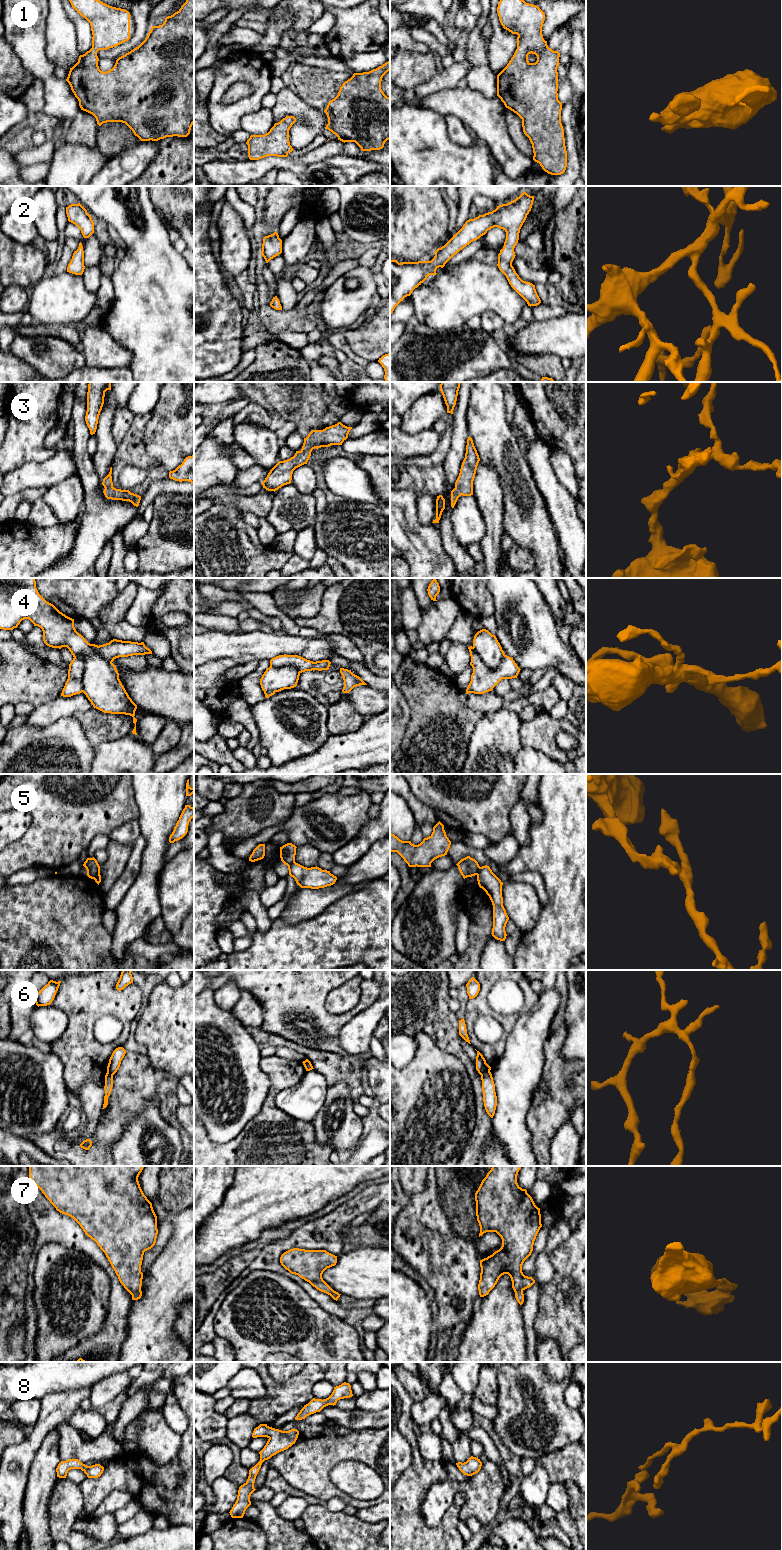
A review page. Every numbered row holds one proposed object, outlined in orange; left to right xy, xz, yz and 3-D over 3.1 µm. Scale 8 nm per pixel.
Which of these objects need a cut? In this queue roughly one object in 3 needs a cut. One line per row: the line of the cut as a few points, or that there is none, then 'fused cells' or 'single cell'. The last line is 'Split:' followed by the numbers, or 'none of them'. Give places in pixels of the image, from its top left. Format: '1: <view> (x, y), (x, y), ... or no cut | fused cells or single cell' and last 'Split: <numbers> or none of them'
1: no cut | single cell
2: no cut | single cell
3: no cut | single cell
4: yz (473, 646), (480, 659), (488, 667), (497, 668), (499, 666) | fused cells
5: yz (480, 867), (477, 875) | fused cells
6: yz (489, 1070), (480, 1074) | fused cells
7: xy (140, 1289), (132, 1295) | fused cells
8: no cut | single cell
Split: 4, 5, 6, 7

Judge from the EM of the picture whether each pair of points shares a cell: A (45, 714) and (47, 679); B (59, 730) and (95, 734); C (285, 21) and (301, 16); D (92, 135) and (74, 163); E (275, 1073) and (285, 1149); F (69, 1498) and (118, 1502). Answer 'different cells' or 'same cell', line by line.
A: different cells
B: different cells
C: different cells
D: different cells
E: same cell
F: different cells

